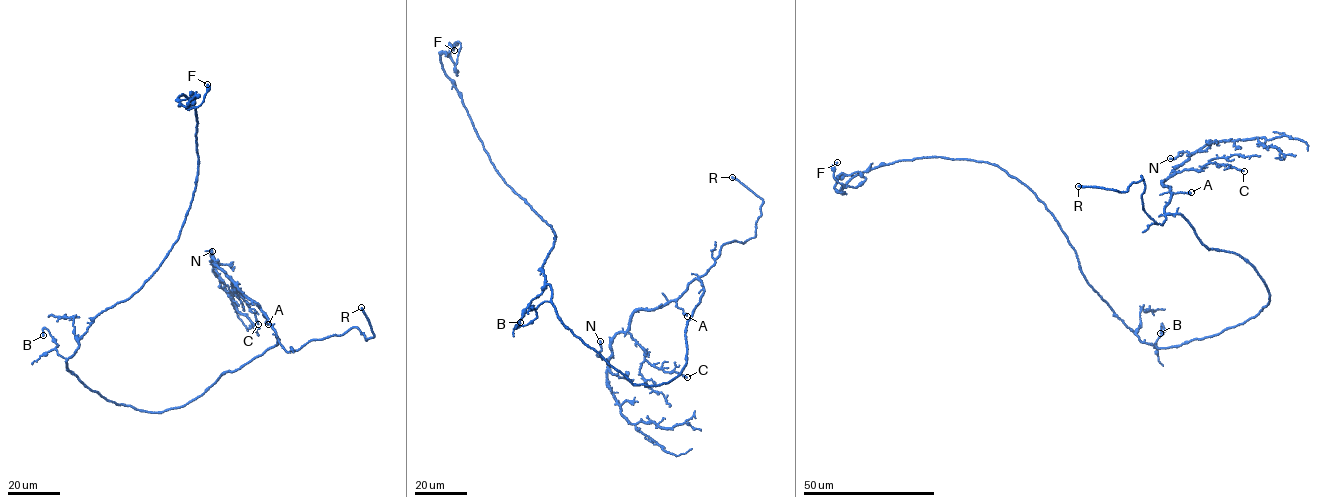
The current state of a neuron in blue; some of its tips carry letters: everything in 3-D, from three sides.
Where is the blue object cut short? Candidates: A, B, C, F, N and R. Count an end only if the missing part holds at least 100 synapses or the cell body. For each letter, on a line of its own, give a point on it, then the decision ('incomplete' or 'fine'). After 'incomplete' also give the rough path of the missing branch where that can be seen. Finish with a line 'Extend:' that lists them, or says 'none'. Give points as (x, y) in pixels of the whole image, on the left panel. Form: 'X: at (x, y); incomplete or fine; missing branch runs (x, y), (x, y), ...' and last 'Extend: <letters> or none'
A: at (268, 324); fine
B: at (43, 335); fine
C: at (258, 324); fine
F: at (207, 84); fine
N: at (212, 251); fine
R: at (361, 307); incomplete; missing branch runs (361, 307), (352, 295)
Extend: R

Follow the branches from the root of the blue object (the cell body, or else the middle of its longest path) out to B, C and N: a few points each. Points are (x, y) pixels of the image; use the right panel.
B: (1188, 343), (1155, 348), (1163, 332), (1162, 324), (1160, 333)
C: (1188, 343), (1243, 323), (1270, 296), (1251, 264), (1164, 212), (1163, 182), (1209, 163), (1244, 171)
N: (1188, 343), (1243, 323), (1270, 296), (1251, 264), (1164, 212), (1163, 182), (1189, 153), (1170, 158)

